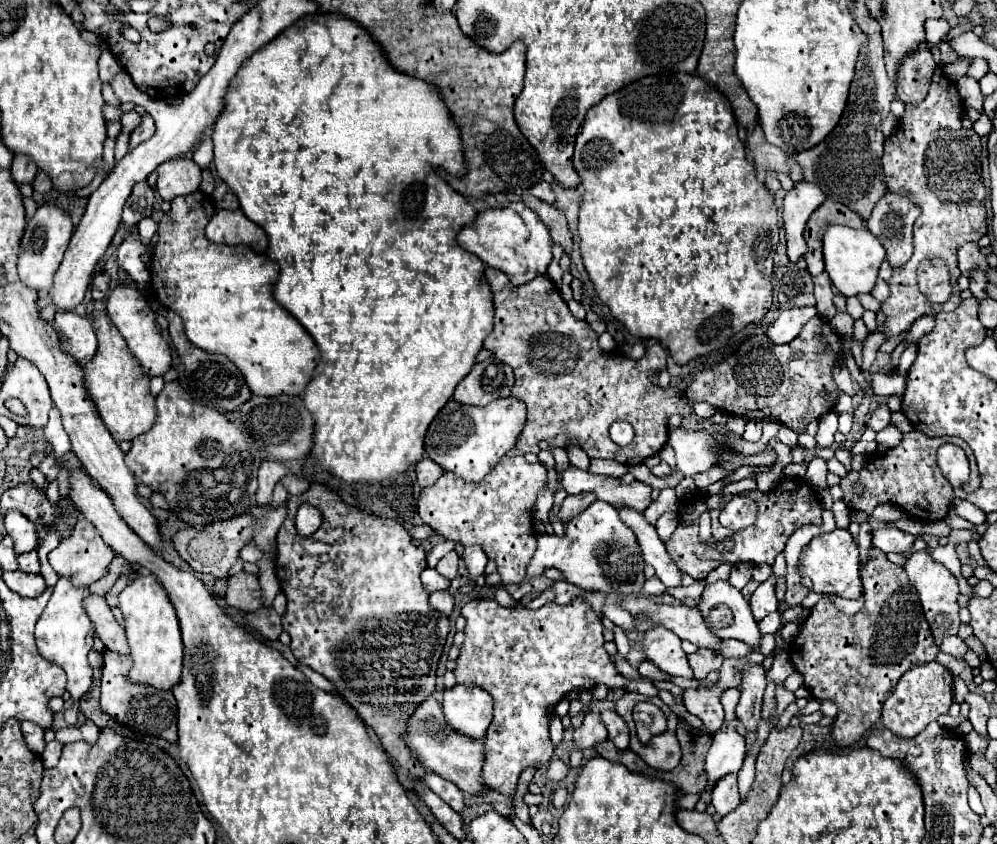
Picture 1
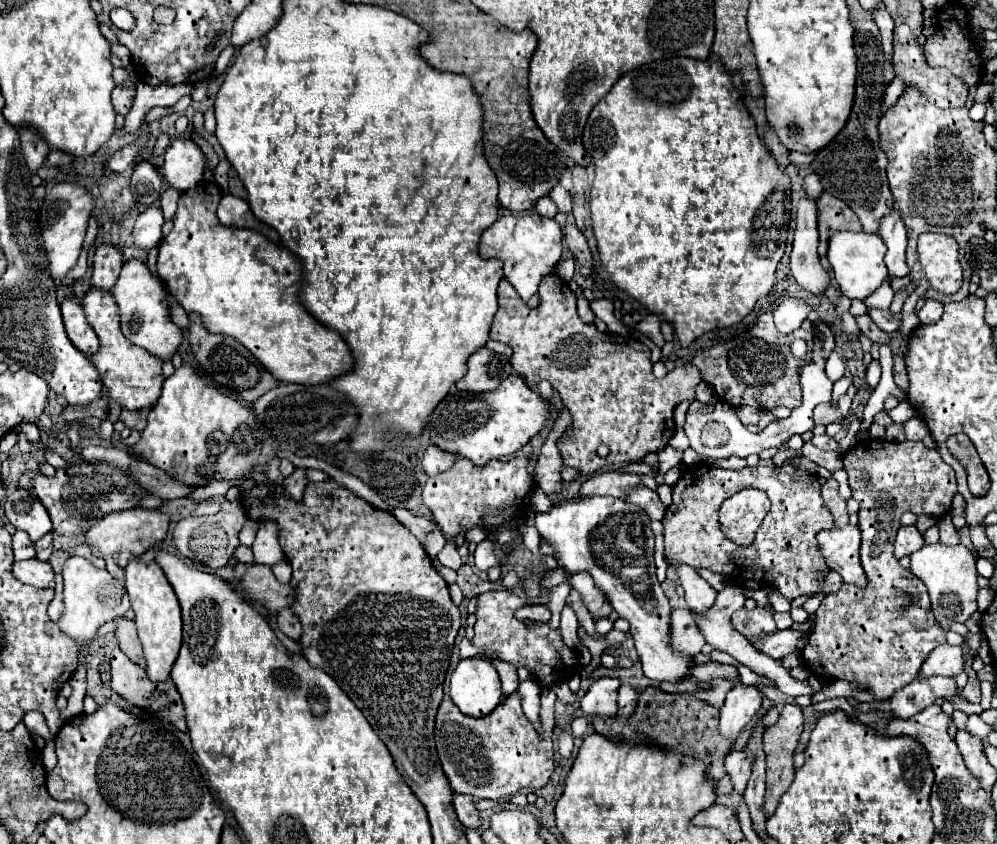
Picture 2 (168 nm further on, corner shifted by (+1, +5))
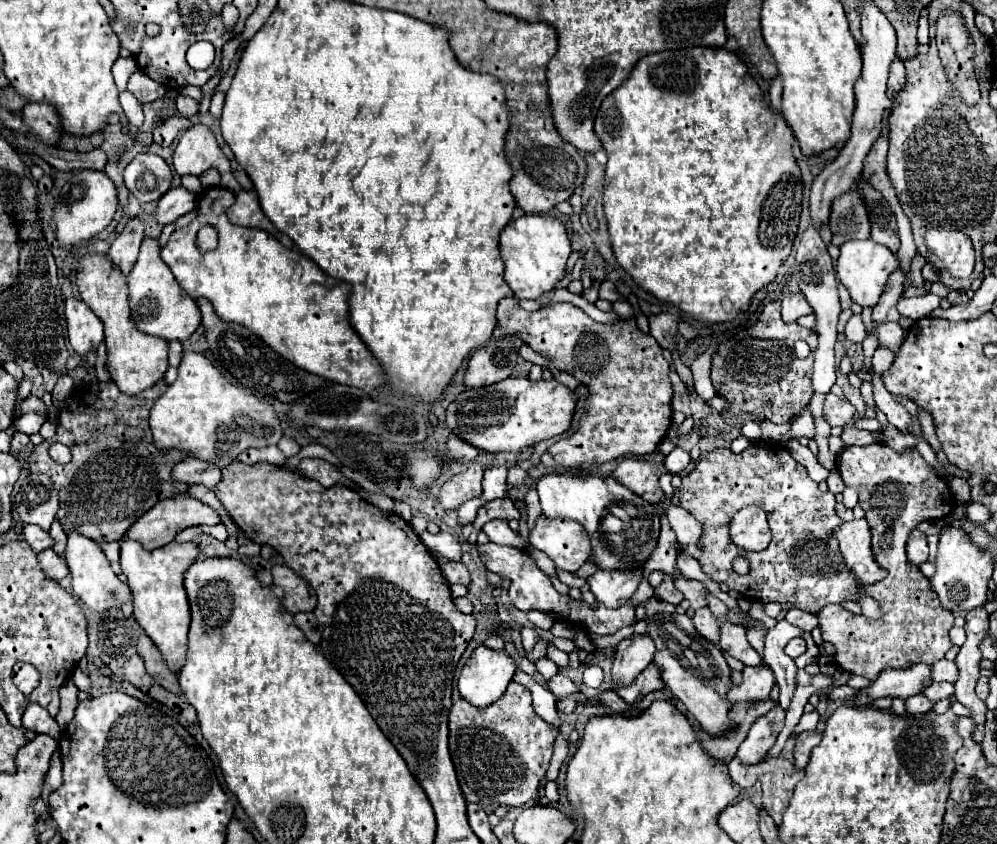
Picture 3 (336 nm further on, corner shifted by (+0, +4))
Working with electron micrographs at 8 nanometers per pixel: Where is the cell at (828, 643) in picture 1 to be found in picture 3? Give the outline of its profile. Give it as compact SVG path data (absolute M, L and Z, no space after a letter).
M884 443L846 447L838 455L836 465L842 481L846 485L854 485L860 495L858 505L864 509L872 531L874 559L888 571L888 575L880 583L864 587L864 593L880 603L880 609L884 611L880 619L874 621L864 615L854 615L840 605L820 609L818 621L822 627L822 637L836 649L834 663L848 673L874 681L884 669L906 669L920 661L932 665L944 659L946 651L952 647L948 631L954 625L954 615L940 607L928 579L916 565L908 563L904 543L908 533L920 521L944 519L950 515L956 503L952 501L948 481L936 475L916 449L898 453Z

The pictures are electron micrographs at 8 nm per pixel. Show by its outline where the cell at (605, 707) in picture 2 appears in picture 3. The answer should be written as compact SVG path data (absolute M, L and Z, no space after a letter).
M634 635L630 639L624 639L616 647L610 691L616 691L616 687L620 685L630 685L638 677L638 673L652 663L652 655L654 647L648 635Z

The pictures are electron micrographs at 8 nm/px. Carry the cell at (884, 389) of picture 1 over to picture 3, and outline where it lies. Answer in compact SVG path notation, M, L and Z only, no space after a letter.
M878 347L876 353L874 353L874 357L872 357L872 369L874 369L874 373L876 375L884 375L884 371L890 369L892 361L894 361L894 353L888 351L888 349L884 349L884 347Z

